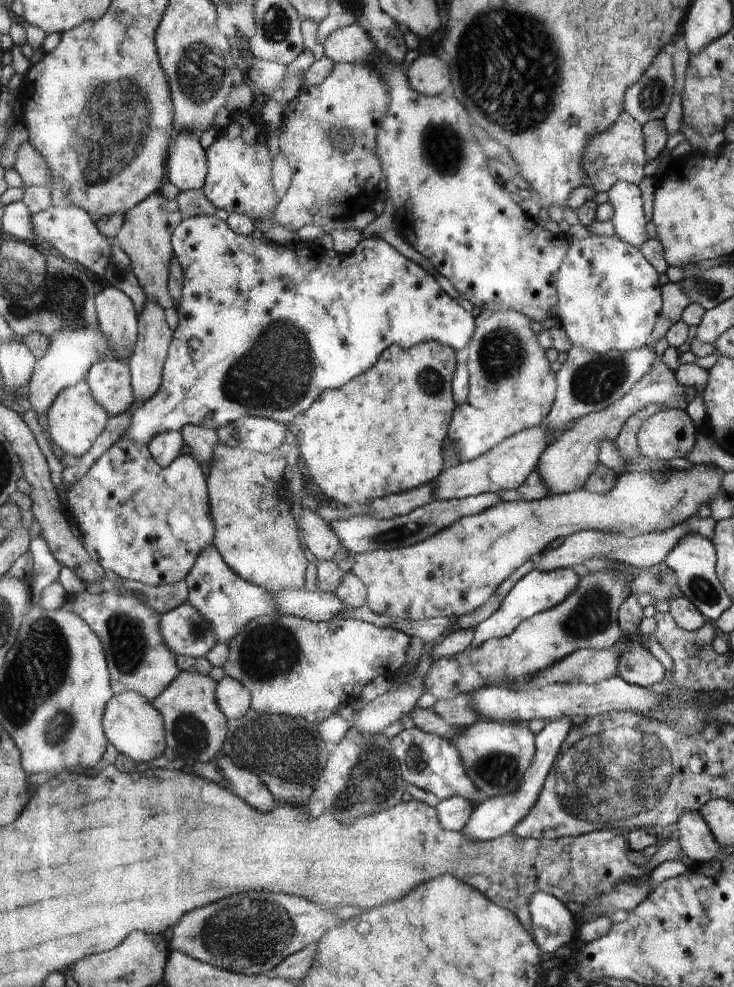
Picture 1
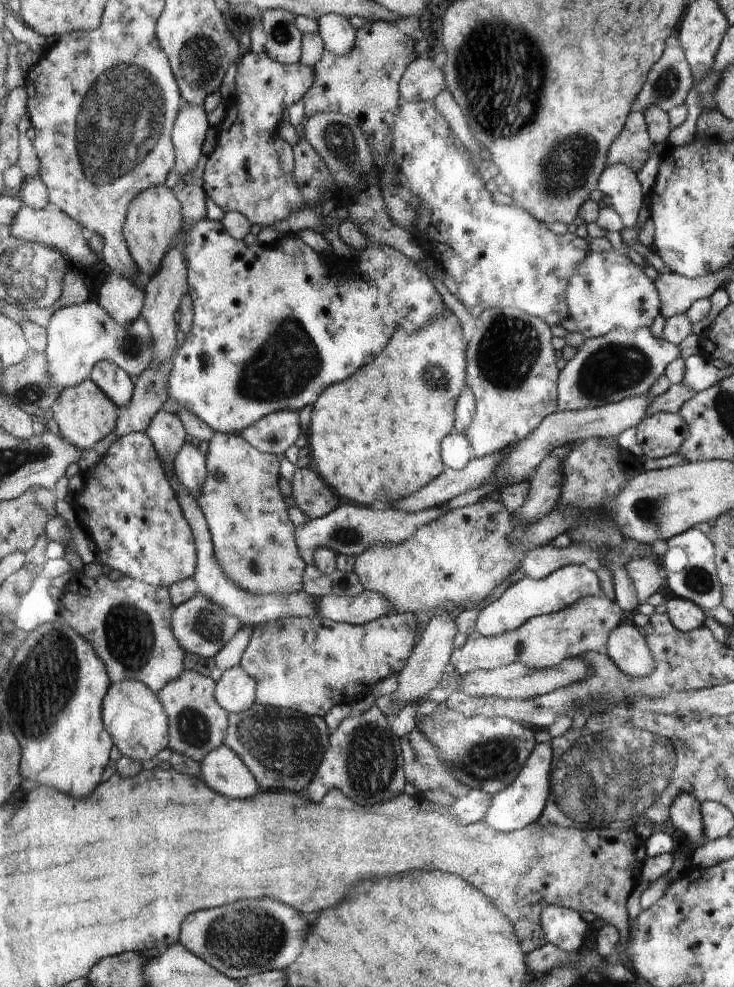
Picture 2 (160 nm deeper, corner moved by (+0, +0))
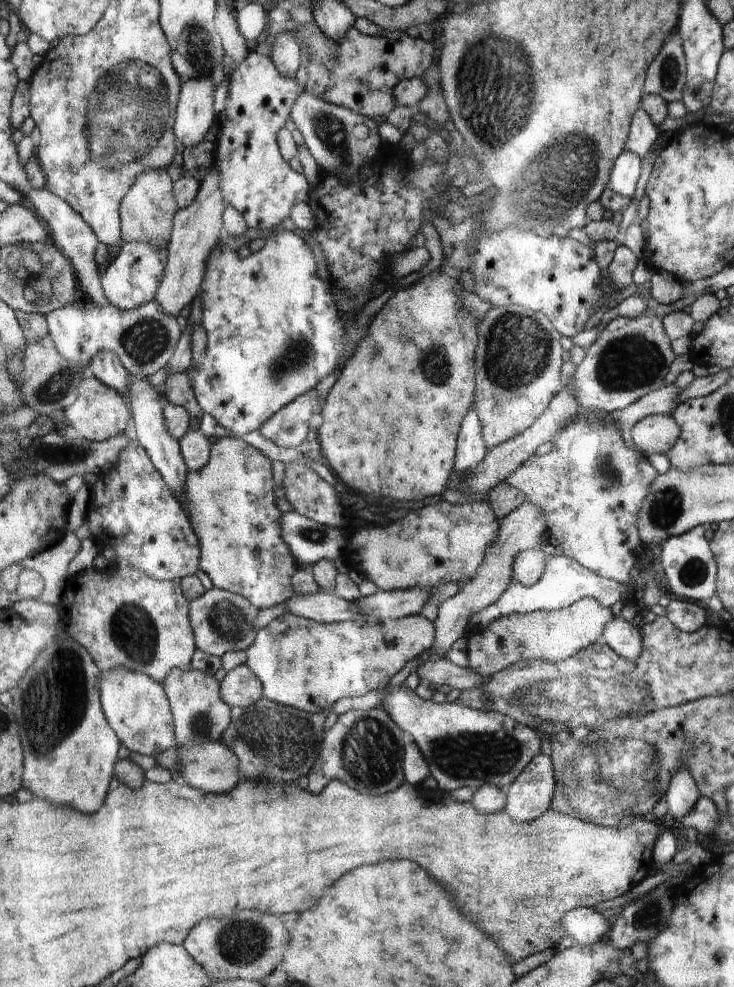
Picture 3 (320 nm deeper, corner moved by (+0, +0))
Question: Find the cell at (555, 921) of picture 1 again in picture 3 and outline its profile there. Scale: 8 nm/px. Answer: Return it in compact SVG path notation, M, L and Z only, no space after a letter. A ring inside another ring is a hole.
M578 907L563 917L562 928L564 937L572 938L574 945L589 945L607 938L612 928L612 920L606 919L592 907Z

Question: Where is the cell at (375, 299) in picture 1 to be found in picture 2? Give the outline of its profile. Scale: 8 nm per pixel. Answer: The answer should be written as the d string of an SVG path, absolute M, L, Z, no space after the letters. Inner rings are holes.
M208 218L200 219L197 226L189 232L185 241L188 294L192 298L195 317L193 318L192 330L185 336L182 347L173 354L173 367L167 380L169 397L164 409L175 415L180 410L186 409L193 412L203 423L208 424L215 433L239 434L245 428L252 427L254 423L264 419L265 416L278 411L300 411L307 404L314 404L321 392L324 392L330 385L346 380L360 366L374 360L380 354L380 350L386 346L386 342L392 338L394 331L406 329L409 333L413 333L434 317L441 317L444 306L442 306L440 294L436 292L436 288L428 280L428 275L419 268L416 262L388 245L374 243L370 239L368 242L367 250L359 250L359 256L362 260L362 273L360 275L366 276L366 278L362 278L358 282L342 282L342 280L336 280L334 276L328 276L328 270L326 270L322 256L316 254L316 251L310 250L310 247L296 234L284 234L266 246L258 242L247 245L244 239L230 236L221 221L213 221Z

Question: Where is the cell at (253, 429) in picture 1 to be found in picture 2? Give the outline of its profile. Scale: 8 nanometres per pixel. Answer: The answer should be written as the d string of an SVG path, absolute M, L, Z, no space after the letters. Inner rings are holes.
M298 411L275 412L254 423L252 427L245 428L239 434L262 452L282 455L300 436Z

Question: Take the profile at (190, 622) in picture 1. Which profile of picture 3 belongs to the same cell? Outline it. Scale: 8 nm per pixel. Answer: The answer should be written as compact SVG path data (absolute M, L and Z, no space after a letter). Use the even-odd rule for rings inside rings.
M216 587L206 589L202 596L190 602L190 622L197 648L219 658L230 651L245 651L257 638L259 628L255 623L259 610L257 605L236 593Z

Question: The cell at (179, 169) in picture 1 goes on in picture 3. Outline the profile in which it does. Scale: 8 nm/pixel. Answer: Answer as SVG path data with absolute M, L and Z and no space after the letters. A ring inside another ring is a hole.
M210 78L186 80L182 84L174 120L174 134L186 148L205 140L215 120L214 84Z

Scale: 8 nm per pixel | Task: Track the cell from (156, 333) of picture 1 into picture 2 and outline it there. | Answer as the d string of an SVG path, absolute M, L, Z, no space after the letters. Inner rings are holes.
M185 221L181 224L181 232L177 236L177 243L166 254L160 270L147 278L146 286L144 286L146 288L146 300L141 315L150 324L151 335L155 340L155 360L153 364L172 358L175 353L174 350L176 350L176 330L179 329L179 324L176 324L176 310L179 309L178 304L182 303L183 297L189 290L185 260L185 241L189 236L189 232L196 226L196 221Z

